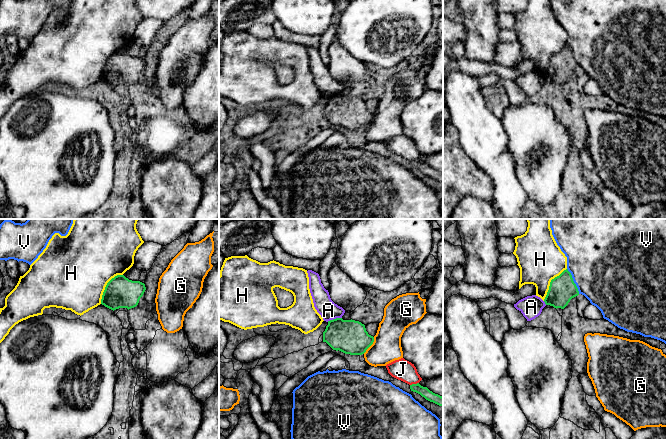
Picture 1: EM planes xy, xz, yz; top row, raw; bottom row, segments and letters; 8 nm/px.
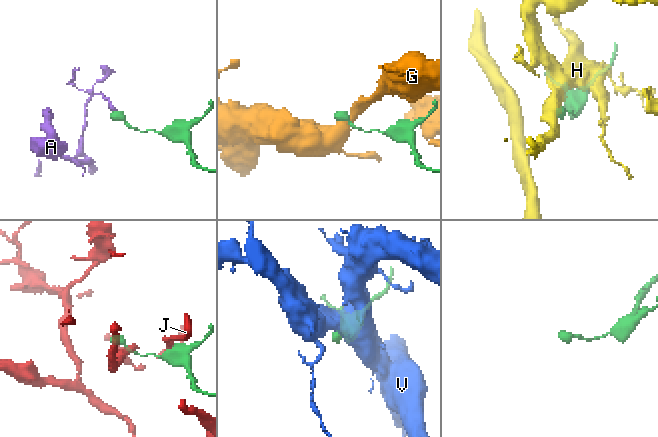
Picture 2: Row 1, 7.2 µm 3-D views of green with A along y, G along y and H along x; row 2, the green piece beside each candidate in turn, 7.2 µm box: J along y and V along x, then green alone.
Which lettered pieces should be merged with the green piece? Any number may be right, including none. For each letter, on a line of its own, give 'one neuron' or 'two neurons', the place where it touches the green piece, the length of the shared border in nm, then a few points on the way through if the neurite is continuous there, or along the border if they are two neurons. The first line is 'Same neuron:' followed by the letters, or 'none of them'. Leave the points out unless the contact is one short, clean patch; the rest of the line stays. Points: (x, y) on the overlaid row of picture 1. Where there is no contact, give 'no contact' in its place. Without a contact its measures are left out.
Same neuron: none of them
A: two neurons | xz (334, 319) | 120 nm | along xz (341, 317), (327, 321)
G: two neurons | xz (371, 344) | 160 nm | along xz (374, 337), (373, 343), (363, 353)
H: two neurons | xy (106, 286) | 300 nm
J: two neurons | xz (414, 384) | 80 nm
V: two neurons | yz (573, 281) | 220 nm

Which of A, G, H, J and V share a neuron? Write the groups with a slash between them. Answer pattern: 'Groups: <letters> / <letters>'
Groups: A / G / H / J / V

